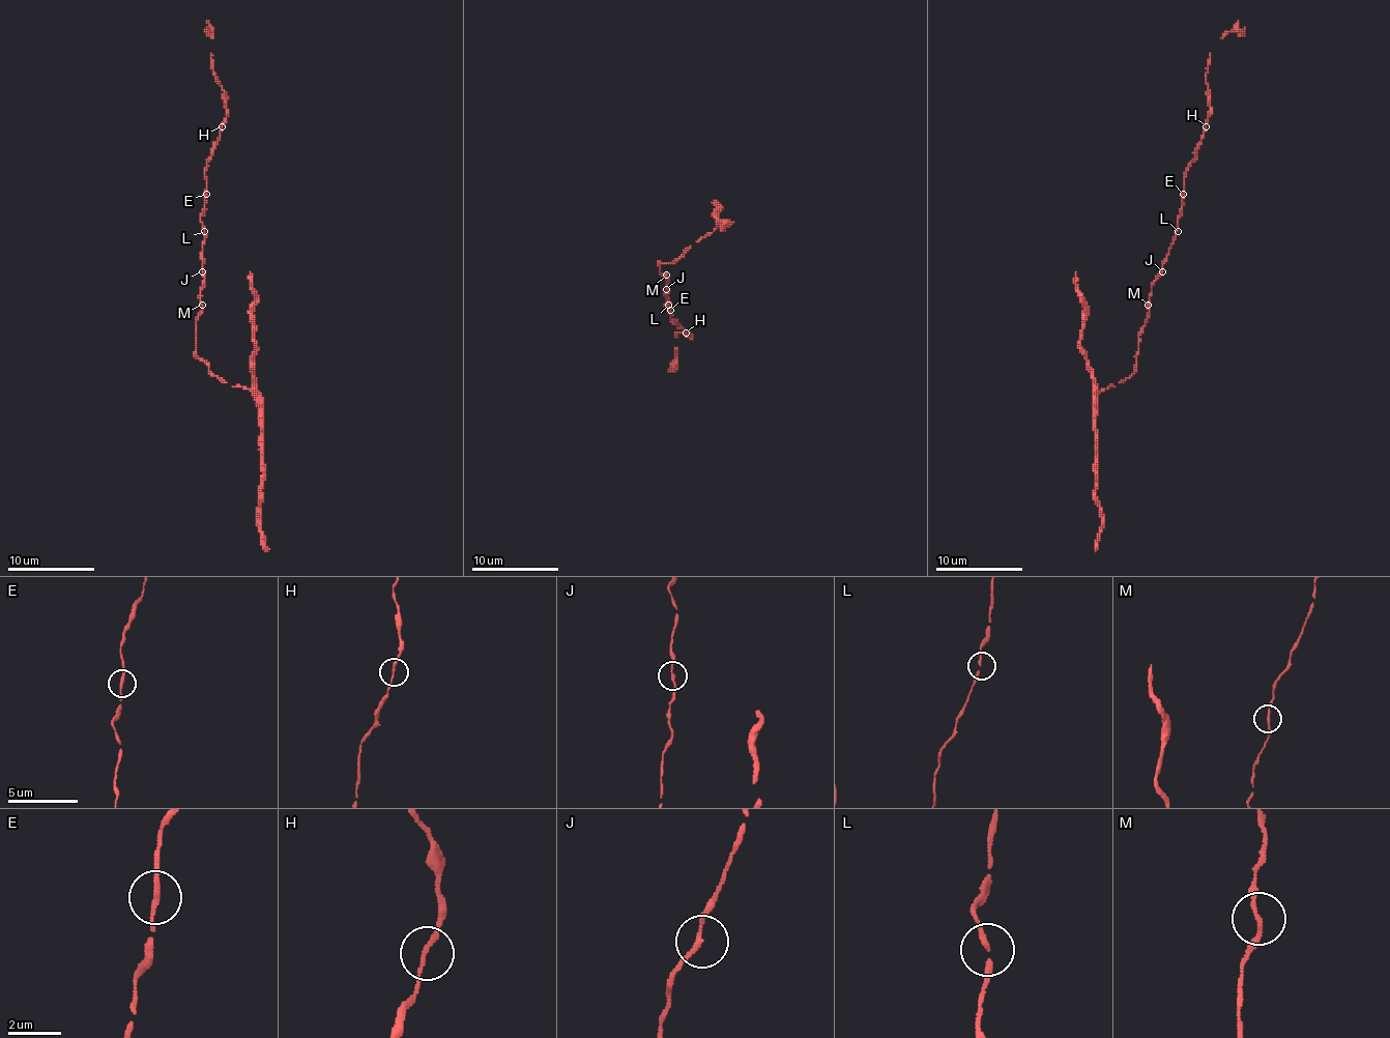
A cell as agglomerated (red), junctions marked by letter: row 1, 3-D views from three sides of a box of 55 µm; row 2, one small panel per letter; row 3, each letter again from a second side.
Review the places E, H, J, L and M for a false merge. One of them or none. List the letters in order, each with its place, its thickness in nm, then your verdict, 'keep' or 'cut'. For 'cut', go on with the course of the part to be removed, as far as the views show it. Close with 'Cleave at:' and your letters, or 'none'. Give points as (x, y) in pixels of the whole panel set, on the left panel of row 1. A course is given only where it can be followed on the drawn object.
E: (206, 194) | 200 nm | keep
H: (222, 126) | 150 nm | keep
J: (202, 271) | 160 nm | keep
L: (204, 231) | 160 nm | keep
M: (202, 305) | 160 nm | keep
Cleave at: none

